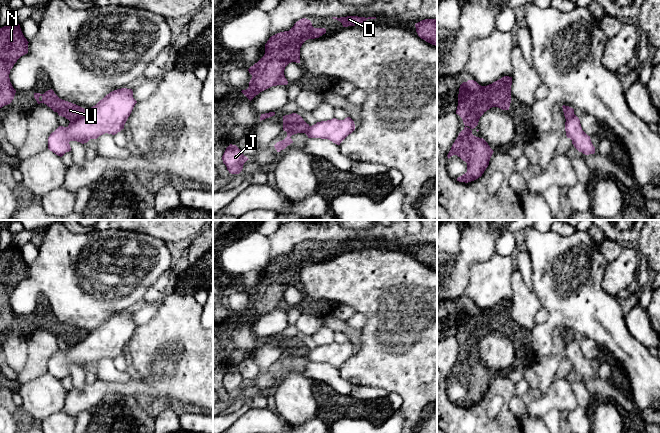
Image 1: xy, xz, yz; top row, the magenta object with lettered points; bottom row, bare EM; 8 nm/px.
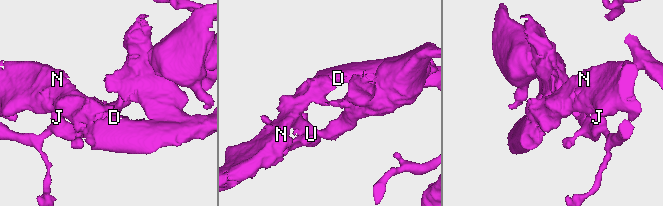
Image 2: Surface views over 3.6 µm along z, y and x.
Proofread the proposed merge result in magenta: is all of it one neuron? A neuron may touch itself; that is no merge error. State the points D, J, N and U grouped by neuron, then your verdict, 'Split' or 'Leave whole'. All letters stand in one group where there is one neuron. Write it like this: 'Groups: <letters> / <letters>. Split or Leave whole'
Groups: D N U / J. Split

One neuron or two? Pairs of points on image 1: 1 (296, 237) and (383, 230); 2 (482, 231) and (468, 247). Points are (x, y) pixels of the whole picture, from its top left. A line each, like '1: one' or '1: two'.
1: one
2: one

